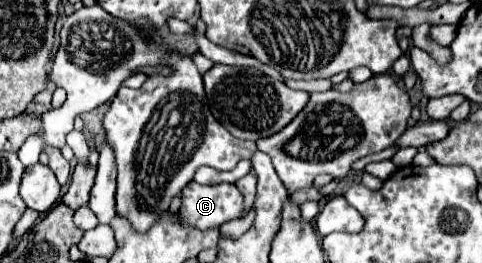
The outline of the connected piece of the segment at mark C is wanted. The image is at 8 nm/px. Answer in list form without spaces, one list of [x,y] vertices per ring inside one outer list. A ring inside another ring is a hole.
[[[188,182],[180,194],[180,200],[182,206],[178,210],[178,220],[190,228],[208,230],[218,228],[228,220],[244,218],[244,196],[230,182]]]

